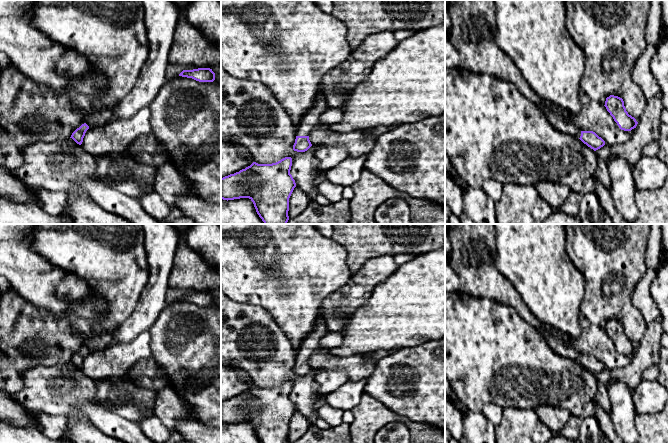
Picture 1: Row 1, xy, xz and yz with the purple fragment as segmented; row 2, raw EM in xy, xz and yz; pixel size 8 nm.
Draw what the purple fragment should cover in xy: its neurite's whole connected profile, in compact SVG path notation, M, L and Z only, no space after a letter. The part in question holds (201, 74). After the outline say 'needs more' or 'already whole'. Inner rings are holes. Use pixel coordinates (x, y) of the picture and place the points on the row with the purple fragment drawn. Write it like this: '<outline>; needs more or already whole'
M210 68L183 70L179 76L192 78L199 82L213 82L215 80L215 73Z; already whole

